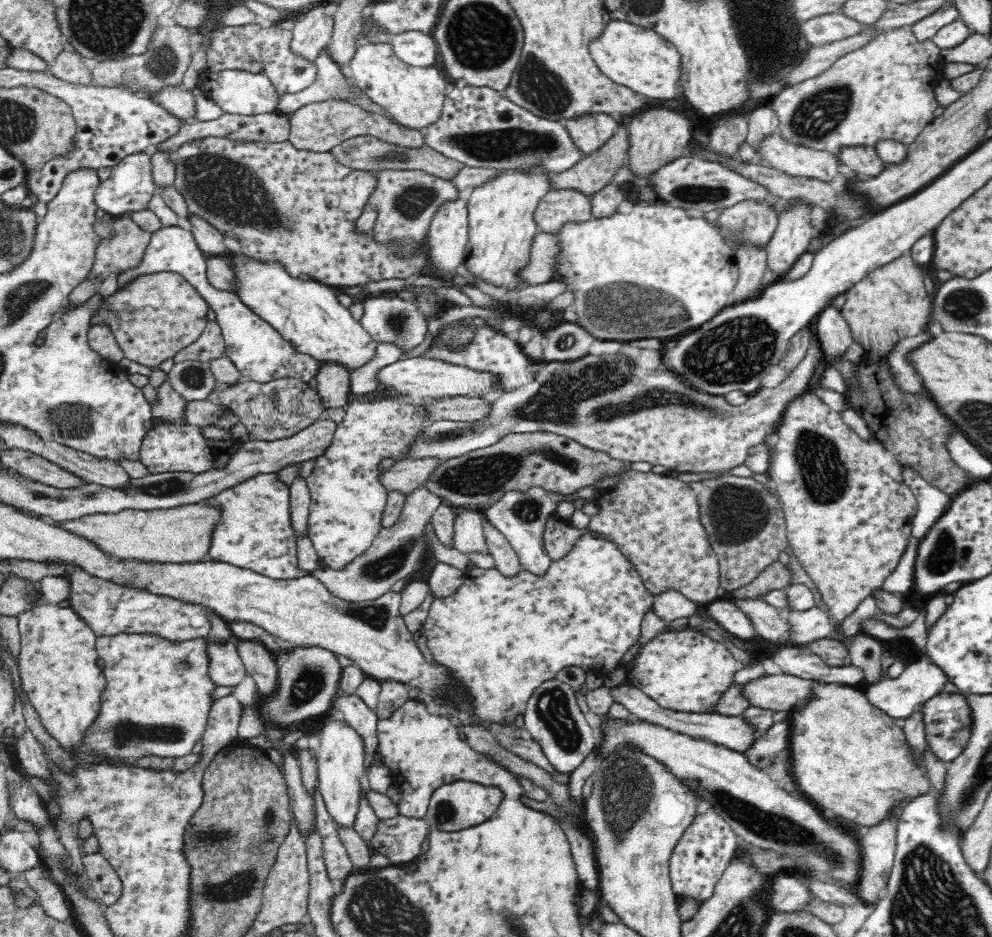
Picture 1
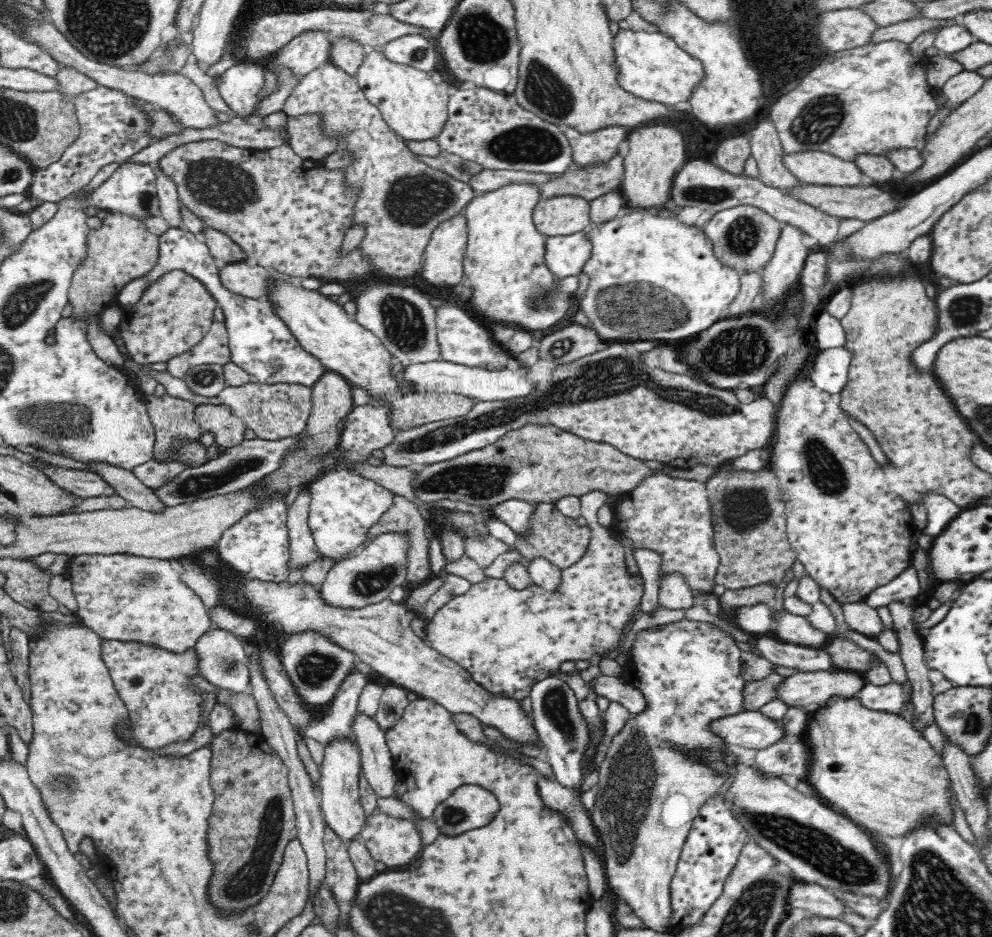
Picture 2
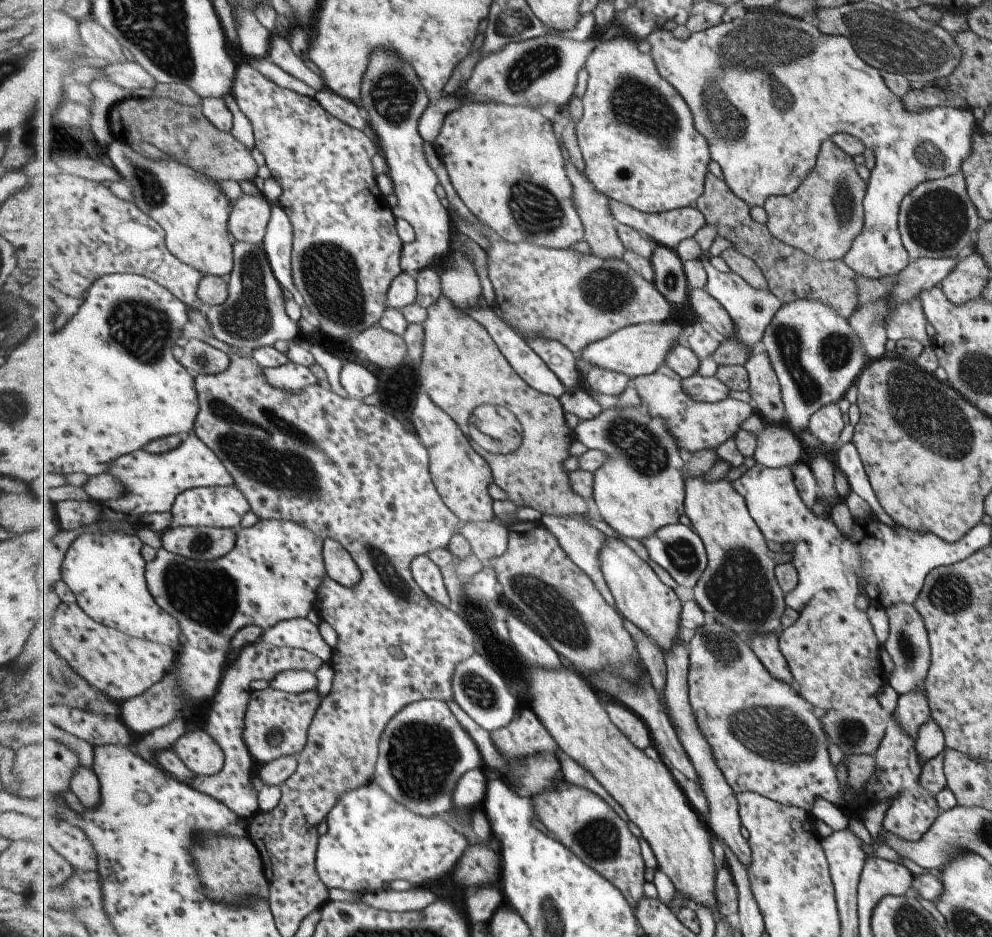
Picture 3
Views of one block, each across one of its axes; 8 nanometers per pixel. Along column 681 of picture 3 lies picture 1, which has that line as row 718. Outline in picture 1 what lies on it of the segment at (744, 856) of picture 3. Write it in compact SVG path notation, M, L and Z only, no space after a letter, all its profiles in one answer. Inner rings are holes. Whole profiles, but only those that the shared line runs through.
M628 683L610 688L610 693L613 700L623 704L632 714L636 714L640 720L662 724L662 726L670 730L714 742L717 745L723 745L740 753L744 752L754 742L755 736L760 734L760 732L754 734L752 726L748 725L744 719L740 719L740 715L724 716L714 712L680 712L662 708L655 700L652 700L640 689L632 687Z

